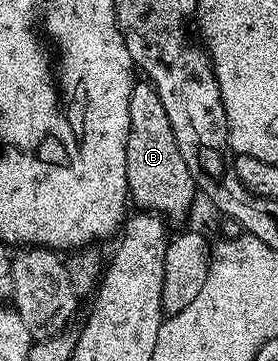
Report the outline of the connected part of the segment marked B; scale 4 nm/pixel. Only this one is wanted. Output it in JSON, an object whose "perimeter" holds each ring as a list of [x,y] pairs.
{"perimeter":[[[147,82],[133,85],[131,101],[128,104],[131,124],[127,140],[127,180],[130,201],[138,209],[155,213],[166,221],[183,220],[197,198],[197,189],[183,156],[179,153],[167,112],[158,93]]]}

